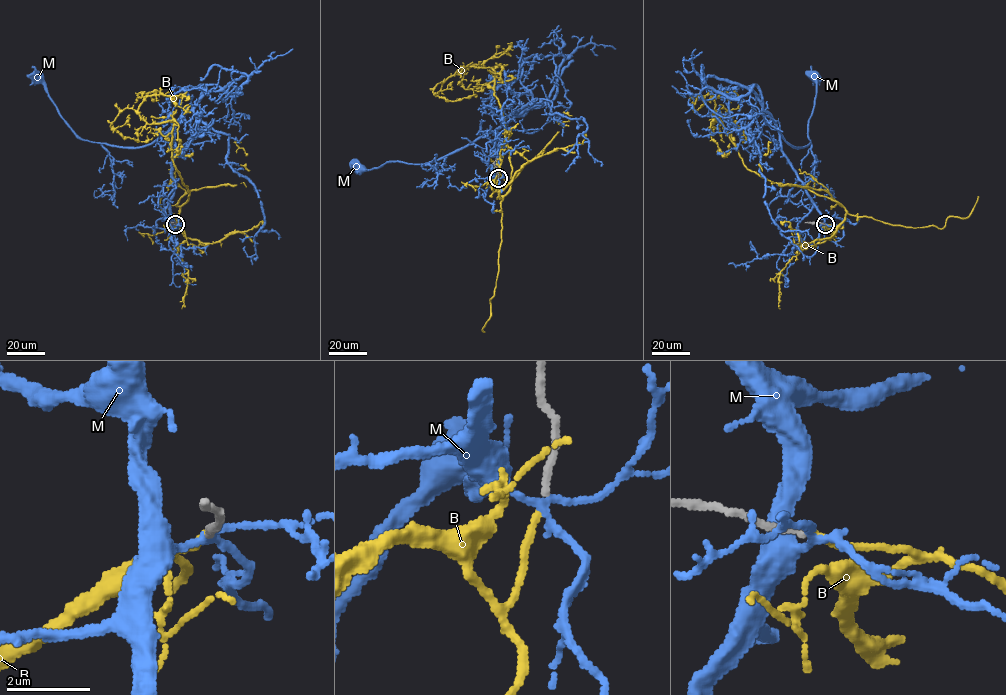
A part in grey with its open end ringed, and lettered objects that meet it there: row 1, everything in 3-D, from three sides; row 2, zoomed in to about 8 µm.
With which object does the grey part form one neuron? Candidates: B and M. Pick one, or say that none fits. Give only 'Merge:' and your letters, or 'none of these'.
Merge: B

